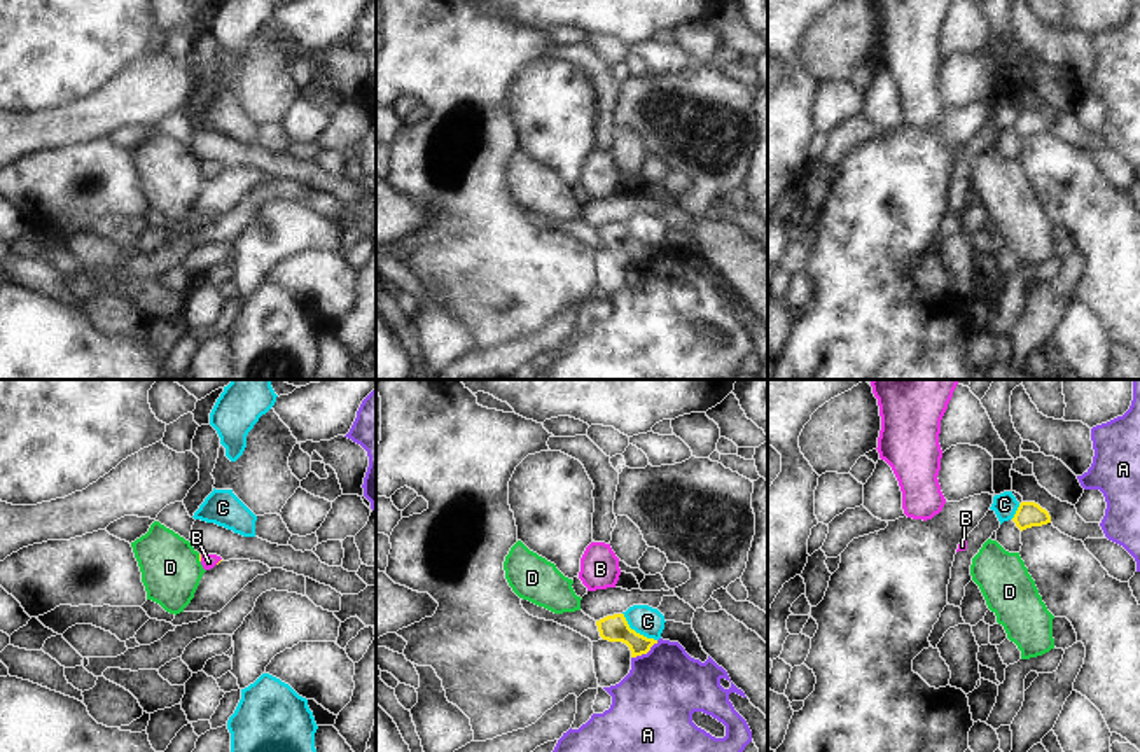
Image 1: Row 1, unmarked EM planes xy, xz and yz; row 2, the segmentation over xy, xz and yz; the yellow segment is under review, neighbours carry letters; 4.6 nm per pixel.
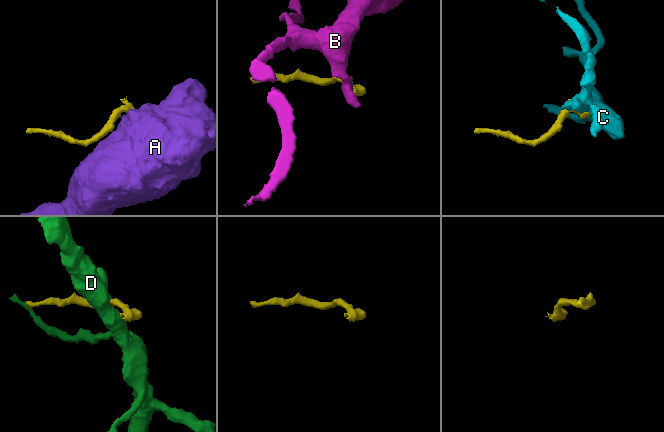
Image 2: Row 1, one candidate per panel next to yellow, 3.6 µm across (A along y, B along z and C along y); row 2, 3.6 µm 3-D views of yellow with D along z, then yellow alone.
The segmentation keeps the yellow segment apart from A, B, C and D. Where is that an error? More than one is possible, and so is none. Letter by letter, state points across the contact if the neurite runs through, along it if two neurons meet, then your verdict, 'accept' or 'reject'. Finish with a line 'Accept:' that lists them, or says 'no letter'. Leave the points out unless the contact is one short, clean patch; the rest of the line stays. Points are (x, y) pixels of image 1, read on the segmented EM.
A: along xz (658, 640), (646, 653), (632, 658) | reject
B: across xy (200, 555), (200, 558), (208, 562) | accept
C: reject
D: along xy (198, 555), (200, 562) | reject
Accept: B

